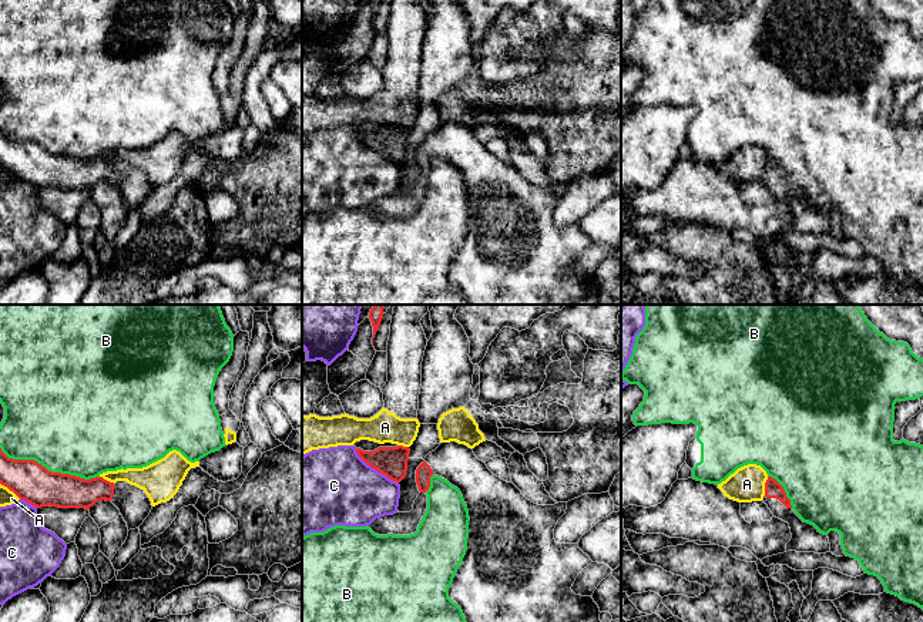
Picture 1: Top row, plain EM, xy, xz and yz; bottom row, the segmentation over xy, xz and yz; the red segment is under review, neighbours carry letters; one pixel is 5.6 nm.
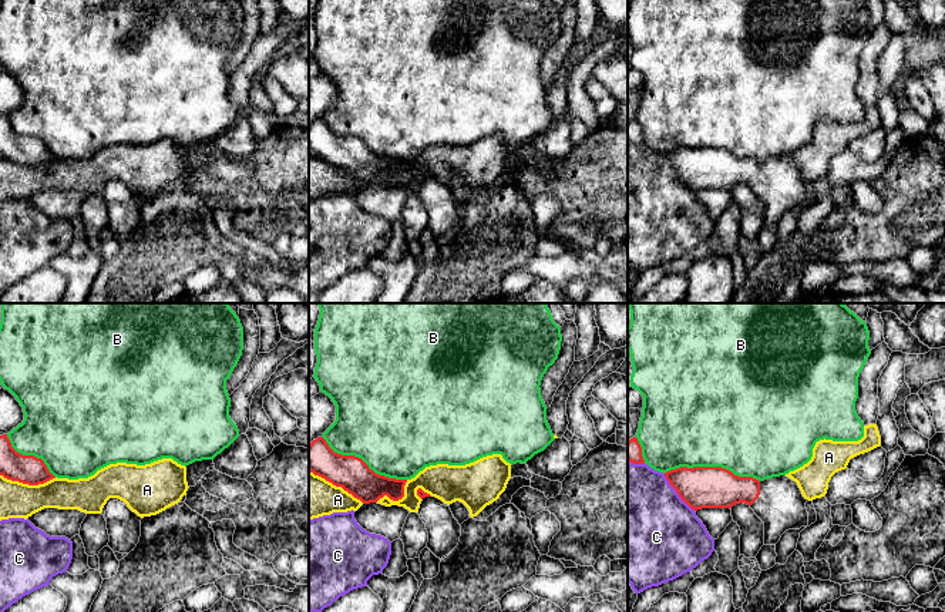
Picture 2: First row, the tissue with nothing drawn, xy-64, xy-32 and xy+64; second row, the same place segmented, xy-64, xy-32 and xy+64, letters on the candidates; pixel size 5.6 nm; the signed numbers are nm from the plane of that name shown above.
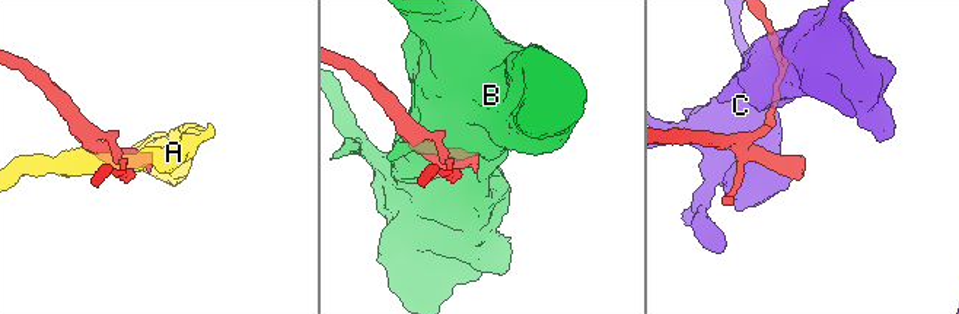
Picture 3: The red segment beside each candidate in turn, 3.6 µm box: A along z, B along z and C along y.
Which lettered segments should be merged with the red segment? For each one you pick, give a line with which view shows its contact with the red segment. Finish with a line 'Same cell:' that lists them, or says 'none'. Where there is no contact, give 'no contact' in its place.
Same cell: none

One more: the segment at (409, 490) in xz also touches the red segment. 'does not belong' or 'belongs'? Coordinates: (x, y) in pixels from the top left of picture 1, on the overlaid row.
does not belong

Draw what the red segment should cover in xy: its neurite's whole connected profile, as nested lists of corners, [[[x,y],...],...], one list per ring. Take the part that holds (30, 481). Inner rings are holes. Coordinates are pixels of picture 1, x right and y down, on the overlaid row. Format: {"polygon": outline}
{"polygon": [[[0,448],[0,484],[13,491],[20,500],[31,505],[58,507],[58,508],[85,508],[90,510],[98,501],[111,501],[127,522],[128,531],[140,528],[150,515],[152,505],[144,490],[127,481],[110,483],[103,477],[84,480],[70,474],[51,473],[34,460],[9,458]]]}

